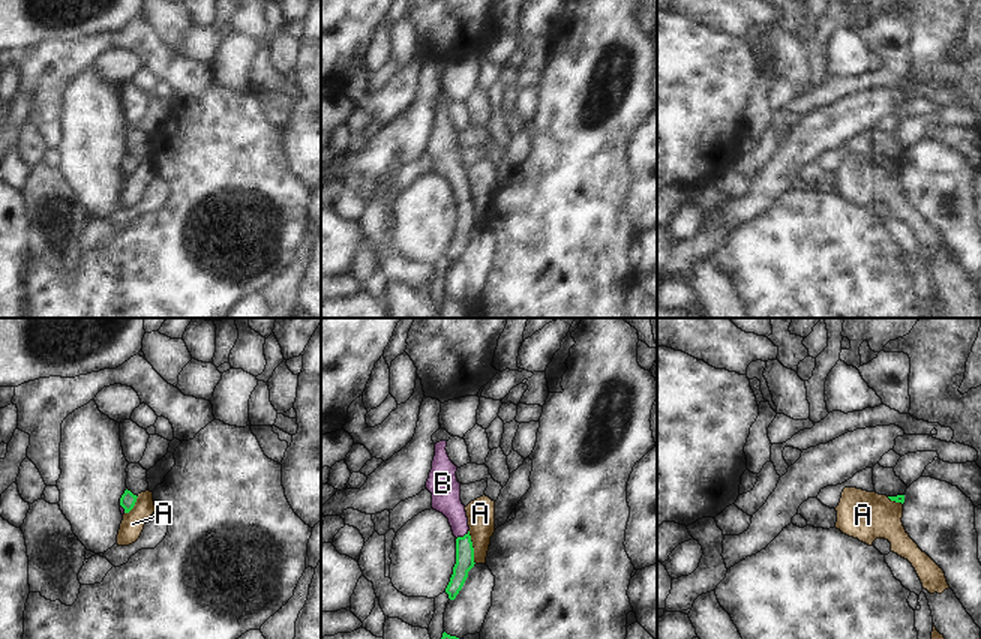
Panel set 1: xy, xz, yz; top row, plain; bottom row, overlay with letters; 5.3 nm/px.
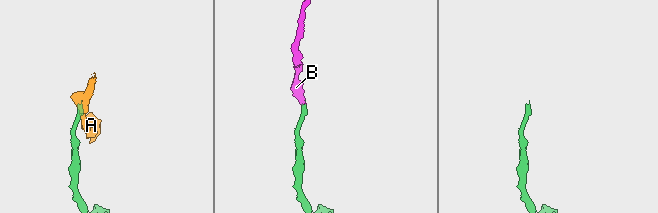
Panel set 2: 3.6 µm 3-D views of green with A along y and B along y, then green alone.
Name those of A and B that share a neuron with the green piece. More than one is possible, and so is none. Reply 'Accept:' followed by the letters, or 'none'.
Accept: B

